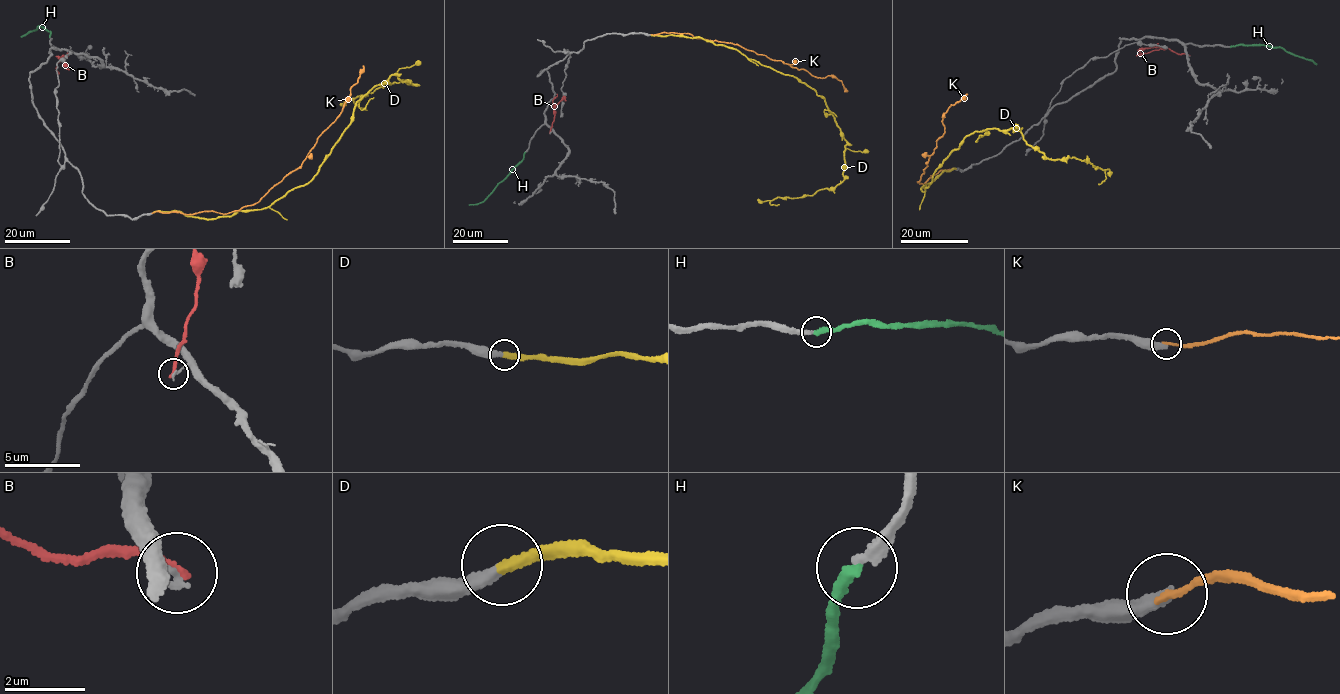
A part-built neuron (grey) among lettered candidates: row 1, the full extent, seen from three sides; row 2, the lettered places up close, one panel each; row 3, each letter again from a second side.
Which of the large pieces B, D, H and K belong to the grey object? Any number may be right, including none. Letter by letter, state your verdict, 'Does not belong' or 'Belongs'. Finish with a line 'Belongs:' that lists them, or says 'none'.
B: Does not belong
D: Belongs
H: Belongs
K: Does not belong
Belongs: D, H

